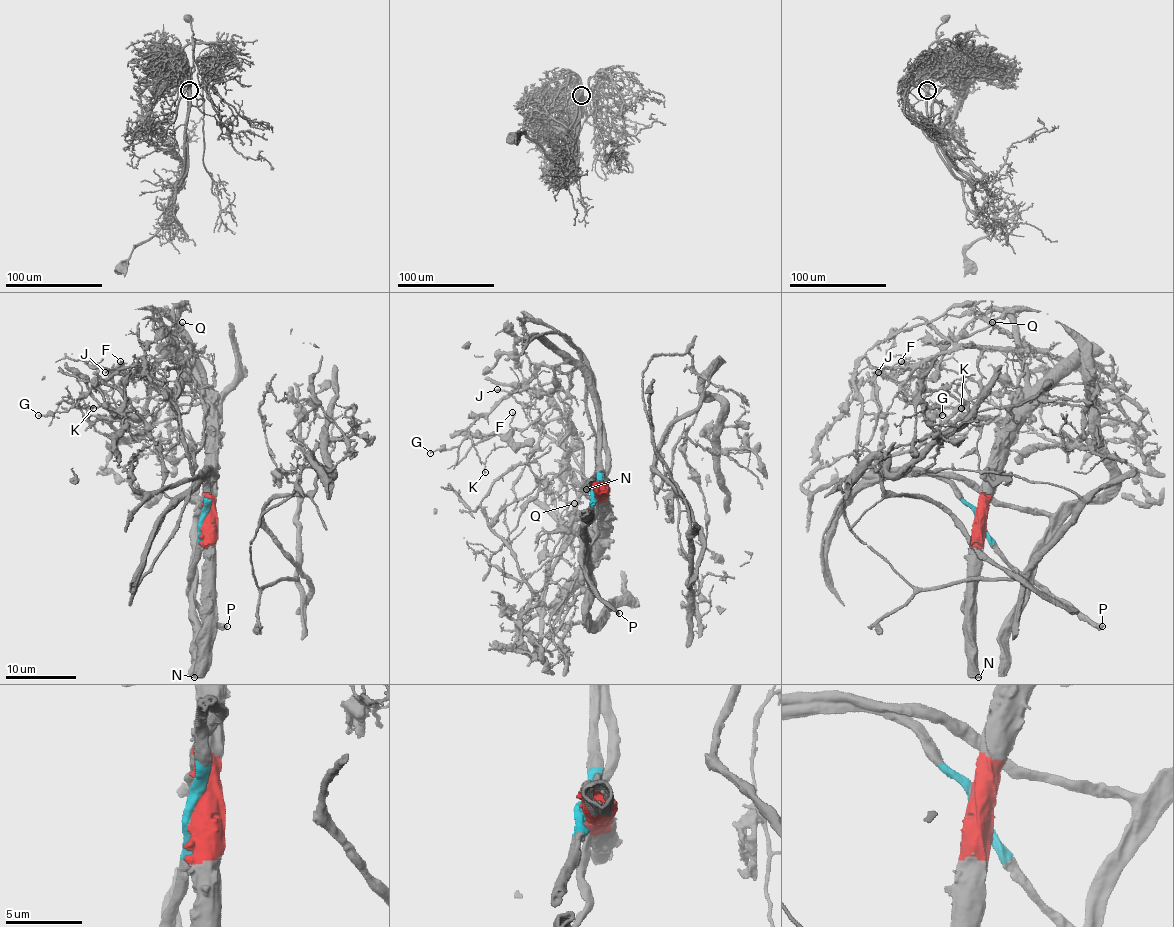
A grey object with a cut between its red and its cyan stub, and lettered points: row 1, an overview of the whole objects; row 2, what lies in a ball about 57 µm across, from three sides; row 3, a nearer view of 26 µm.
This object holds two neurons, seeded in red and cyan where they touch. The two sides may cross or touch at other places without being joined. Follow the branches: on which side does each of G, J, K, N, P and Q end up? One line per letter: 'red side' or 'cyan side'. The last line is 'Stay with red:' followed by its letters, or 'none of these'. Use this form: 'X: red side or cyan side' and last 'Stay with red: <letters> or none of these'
G: cyan side
J: cyan side
K: cyan side
N: red side
P: cyan side
Q: red side
Stay with red: N, Q

